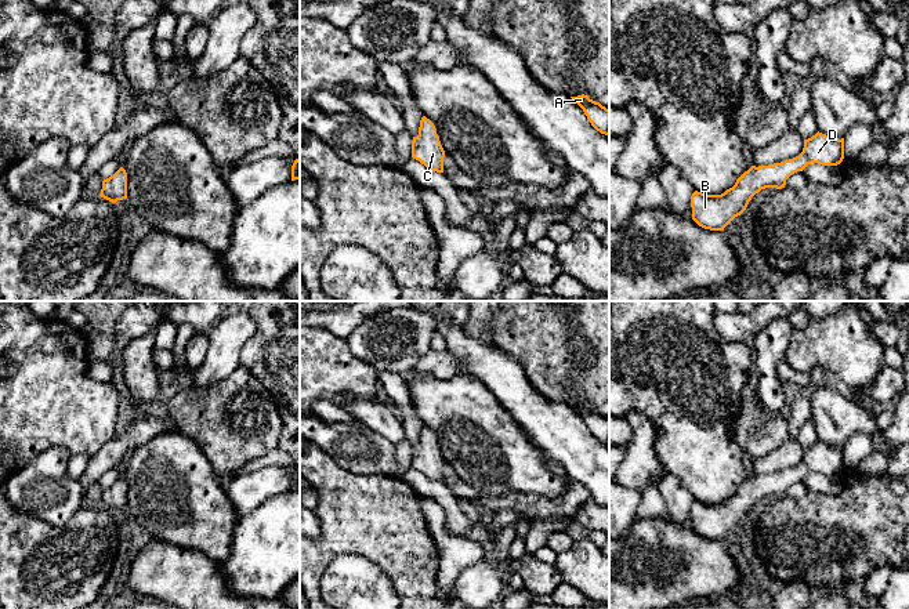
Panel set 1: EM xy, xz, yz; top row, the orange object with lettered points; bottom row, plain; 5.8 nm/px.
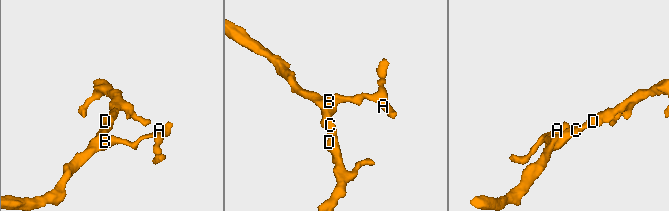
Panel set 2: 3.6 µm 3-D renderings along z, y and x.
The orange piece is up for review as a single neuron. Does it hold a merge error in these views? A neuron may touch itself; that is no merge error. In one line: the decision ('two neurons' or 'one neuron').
one neuron

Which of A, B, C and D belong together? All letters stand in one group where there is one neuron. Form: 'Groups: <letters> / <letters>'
Groups: A B C D

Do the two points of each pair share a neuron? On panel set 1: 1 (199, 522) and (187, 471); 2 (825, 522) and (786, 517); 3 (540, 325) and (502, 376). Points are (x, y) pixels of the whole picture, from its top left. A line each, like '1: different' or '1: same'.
1: same
2: same
3: different

